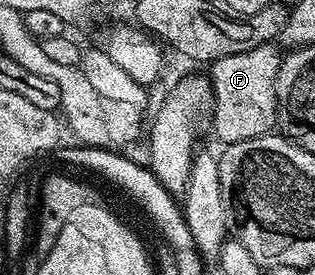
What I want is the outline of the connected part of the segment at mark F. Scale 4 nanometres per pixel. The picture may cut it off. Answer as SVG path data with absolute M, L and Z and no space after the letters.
M273 44L252 47L252 51L240 51L240 55L224 55L224 59L209 66L210 85L214 88L212 130L223 146L265 137L277 126L276 71L280 71L283 54L274 48Z

